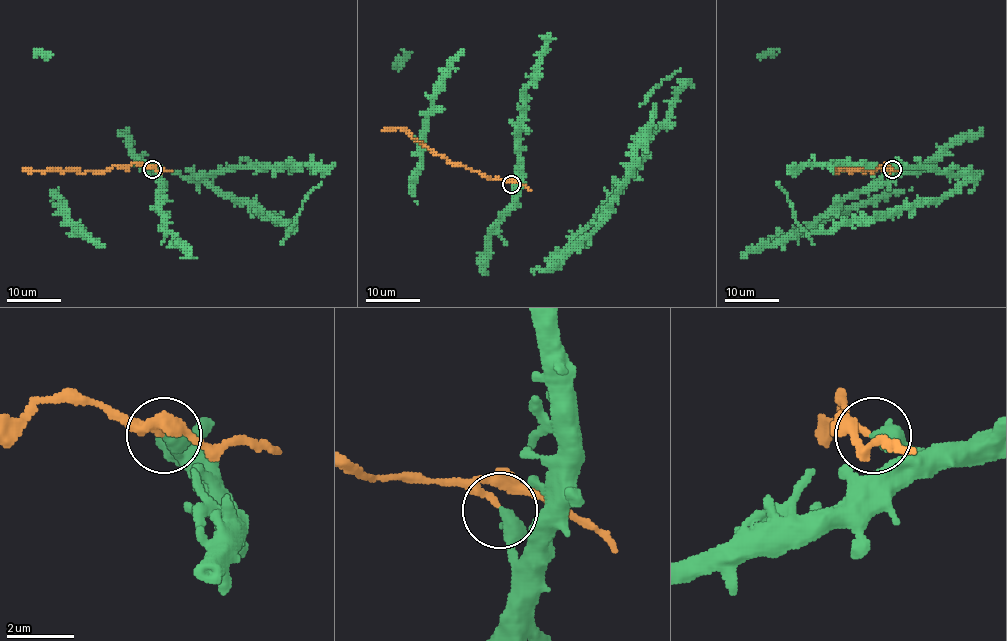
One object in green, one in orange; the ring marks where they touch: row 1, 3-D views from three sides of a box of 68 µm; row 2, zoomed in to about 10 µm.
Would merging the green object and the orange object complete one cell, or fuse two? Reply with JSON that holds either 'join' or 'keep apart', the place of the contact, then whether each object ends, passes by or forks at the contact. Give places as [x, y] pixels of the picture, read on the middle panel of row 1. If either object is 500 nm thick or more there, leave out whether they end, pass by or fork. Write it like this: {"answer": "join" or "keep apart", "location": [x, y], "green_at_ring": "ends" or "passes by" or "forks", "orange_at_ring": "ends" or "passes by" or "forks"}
{"answer": "keep apart", "location": [511, 184], "green_at_ring": "ends", "orange_at_ring": "passes by"}

